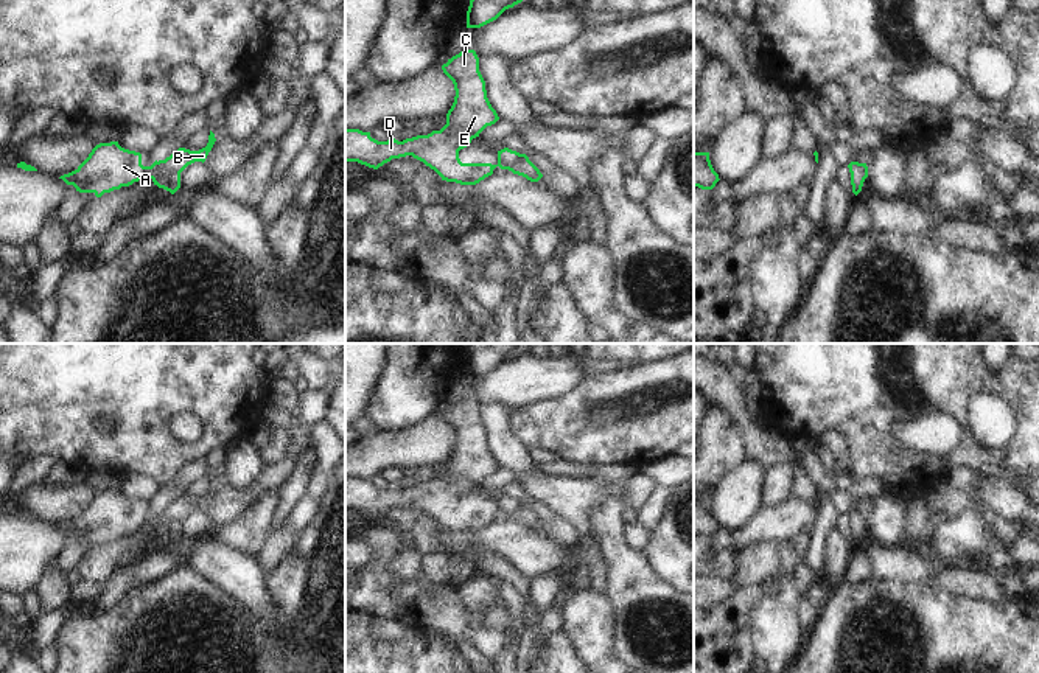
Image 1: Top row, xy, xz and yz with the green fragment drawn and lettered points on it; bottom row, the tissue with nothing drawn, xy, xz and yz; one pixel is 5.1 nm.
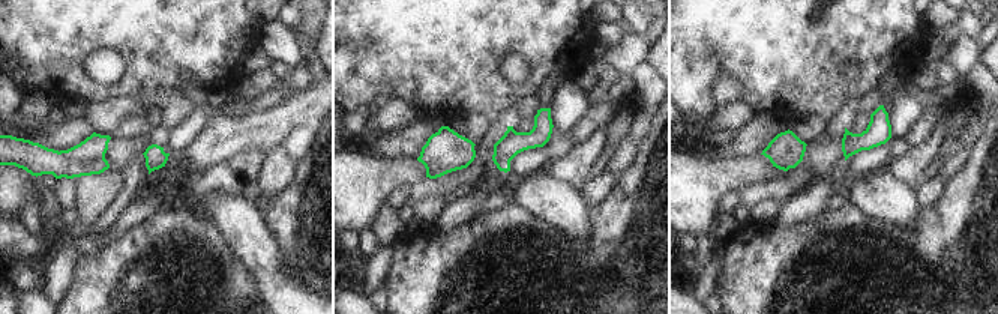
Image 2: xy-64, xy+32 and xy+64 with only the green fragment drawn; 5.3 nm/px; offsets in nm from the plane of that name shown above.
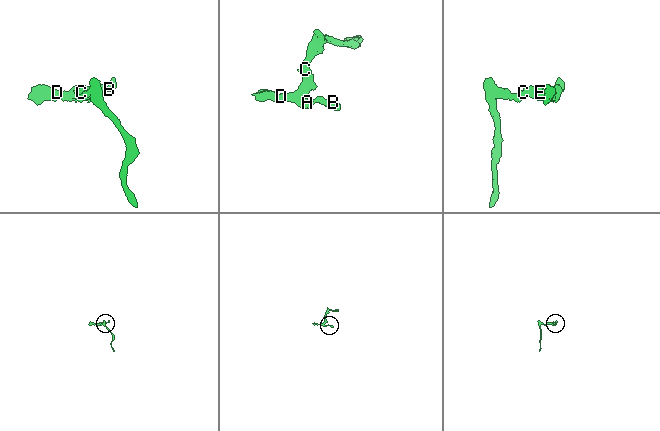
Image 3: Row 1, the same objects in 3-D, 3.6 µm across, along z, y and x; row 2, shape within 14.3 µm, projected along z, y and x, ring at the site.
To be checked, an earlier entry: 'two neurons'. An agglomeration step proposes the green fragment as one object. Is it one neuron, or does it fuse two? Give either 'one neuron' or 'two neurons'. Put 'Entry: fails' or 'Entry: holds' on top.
Entry: holds
two neurons

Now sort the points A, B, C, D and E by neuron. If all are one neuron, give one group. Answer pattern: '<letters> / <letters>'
A C D E / B

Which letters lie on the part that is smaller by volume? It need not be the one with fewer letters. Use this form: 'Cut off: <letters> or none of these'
Cut off: B

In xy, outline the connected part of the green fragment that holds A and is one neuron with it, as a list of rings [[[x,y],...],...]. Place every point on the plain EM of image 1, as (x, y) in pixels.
[[[118,490],[96,493],[89,505],[72,521],[61,524],[67,533],[79,541],[104,541],[138,530],[149,514],[142,513],[142,502],[124,497]]]

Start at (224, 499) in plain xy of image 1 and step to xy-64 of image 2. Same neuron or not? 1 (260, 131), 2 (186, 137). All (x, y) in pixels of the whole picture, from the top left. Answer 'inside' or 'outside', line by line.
1: inside
2: outside

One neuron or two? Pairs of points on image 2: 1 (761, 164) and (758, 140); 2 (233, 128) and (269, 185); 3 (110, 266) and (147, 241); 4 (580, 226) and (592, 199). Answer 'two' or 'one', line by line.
1: two
2: two
3: one
4: two

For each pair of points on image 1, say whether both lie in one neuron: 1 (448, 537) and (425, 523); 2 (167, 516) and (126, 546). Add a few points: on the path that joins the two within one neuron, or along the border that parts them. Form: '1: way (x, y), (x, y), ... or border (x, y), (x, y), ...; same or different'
1: border (442, 529), (437, 550); different
2: way (157, 524), (136, 546); same

